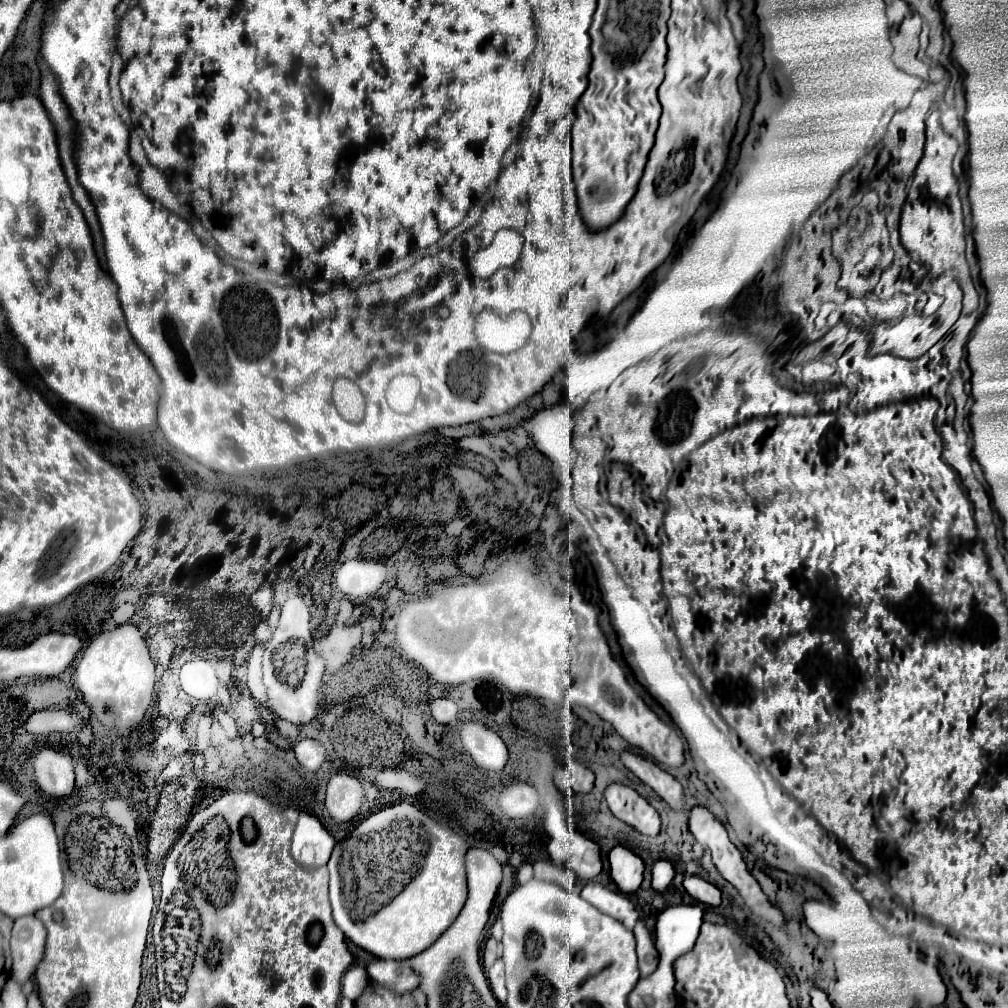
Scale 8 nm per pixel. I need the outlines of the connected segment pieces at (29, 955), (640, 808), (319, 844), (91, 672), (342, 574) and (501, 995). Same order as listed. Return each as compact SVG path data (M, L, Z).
M23 916L15 920L11 932L11 956L13 970L11 978L19 984L25 984L33 978L39 962L45 956L47 930L37 916Z
M611 784L605 790L605 798L609 802L611 812L623 820L625 824L639 830L643 836L657 836L661 830L661 818L657 810L639 796L633 788L623 784Z
M301 812L293 834L293 844L291 844L291 856L295 858L295 862L307 870L321 868L329 862L333 846L335 846L335 840L323 828L319 818L313 814Z
M123 624L111 632L101 632L83 650L75 664L73 680L83 694L83 702L91 708L91 716L109 730L131 730L145 718L155 690L155 664L141 632Z
M347 560L335 574L343 594L353 598L371 598L387 582L389 568L375 560Z
M499 958L489 970L487 970L487 980L491 984L491 990L495 994L495 998L505 1004L507 1000L507 988L505 988L505 976L503 976L503 960Z

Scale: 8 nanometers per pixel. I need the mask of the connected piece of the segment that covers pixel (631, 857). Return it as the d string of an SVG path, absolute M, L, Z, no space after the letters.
M617 846L609 854L609 864L611 864L611 878L615 880L621 892L633 894L639 890L645 872L645 864L639 856L629 852L627 848Z

